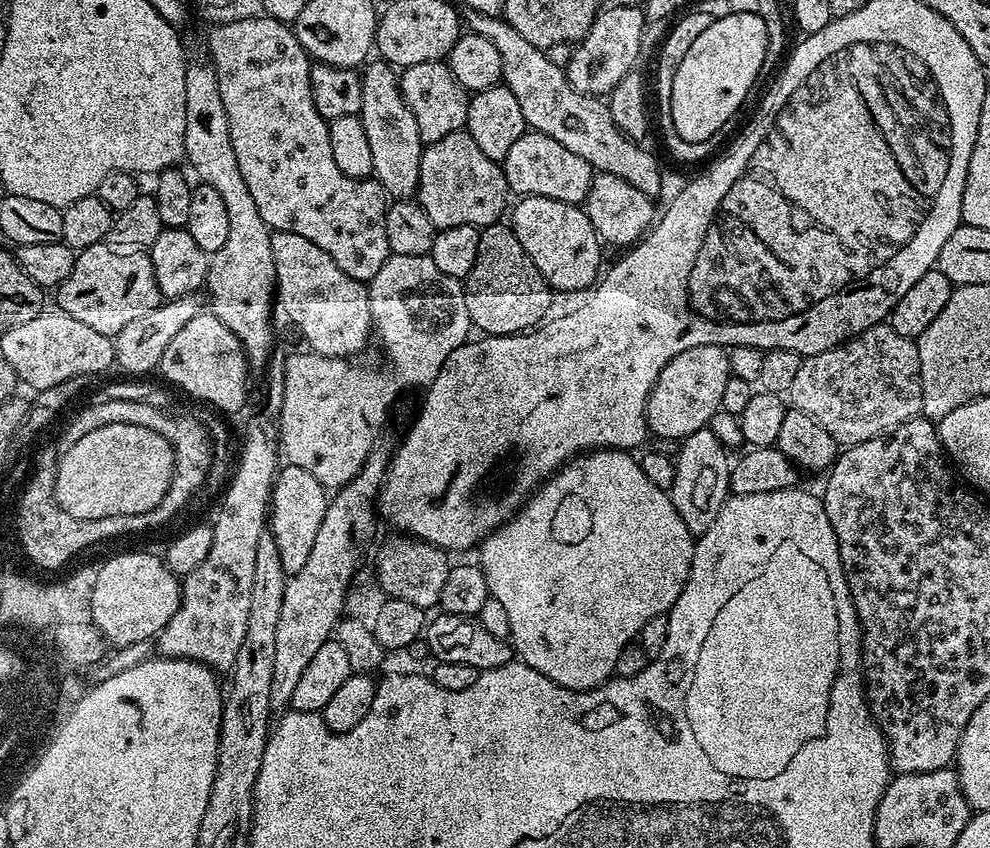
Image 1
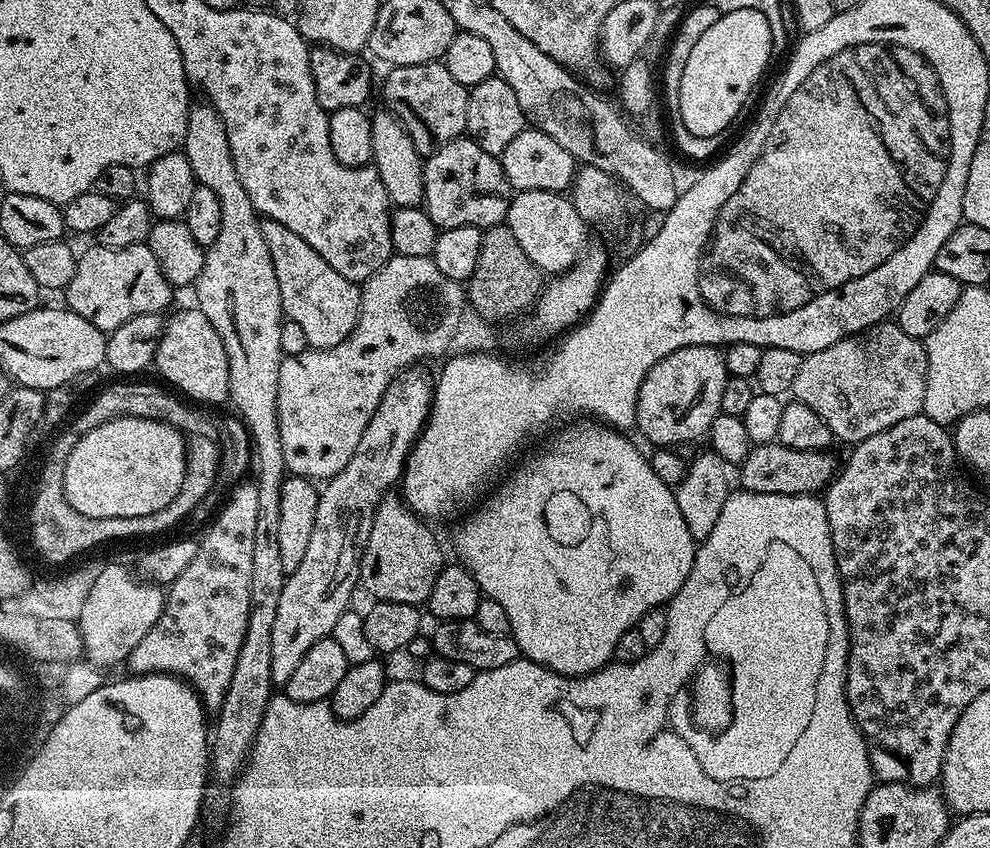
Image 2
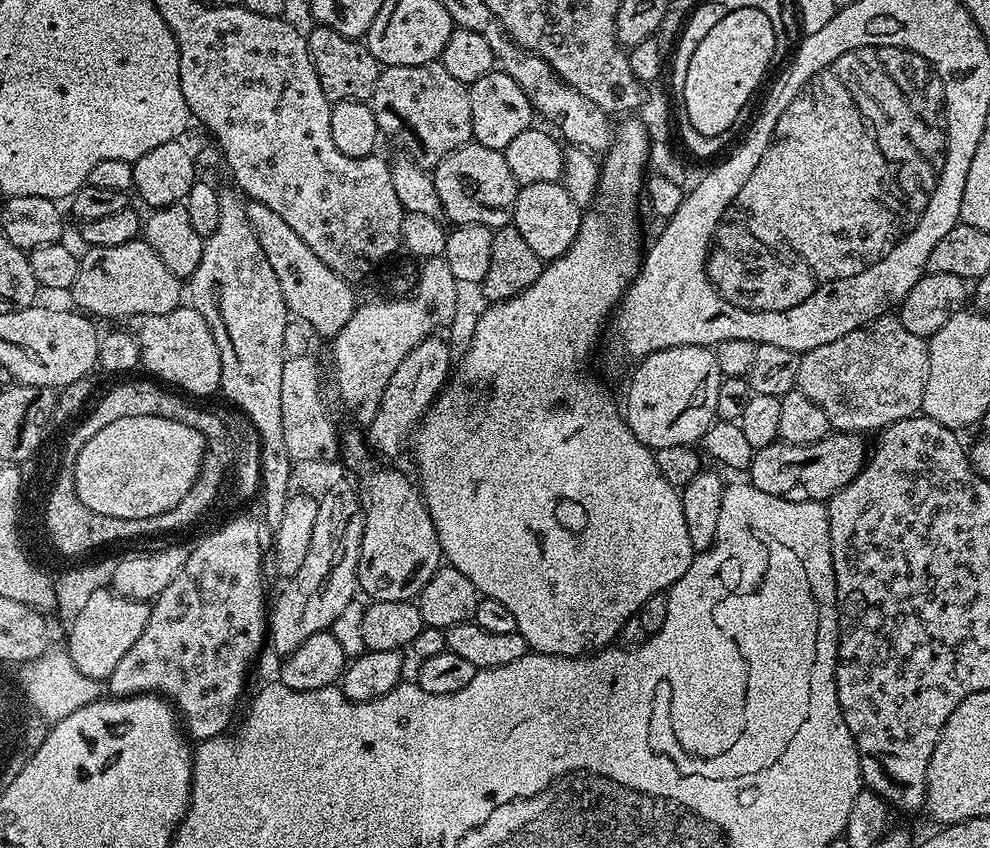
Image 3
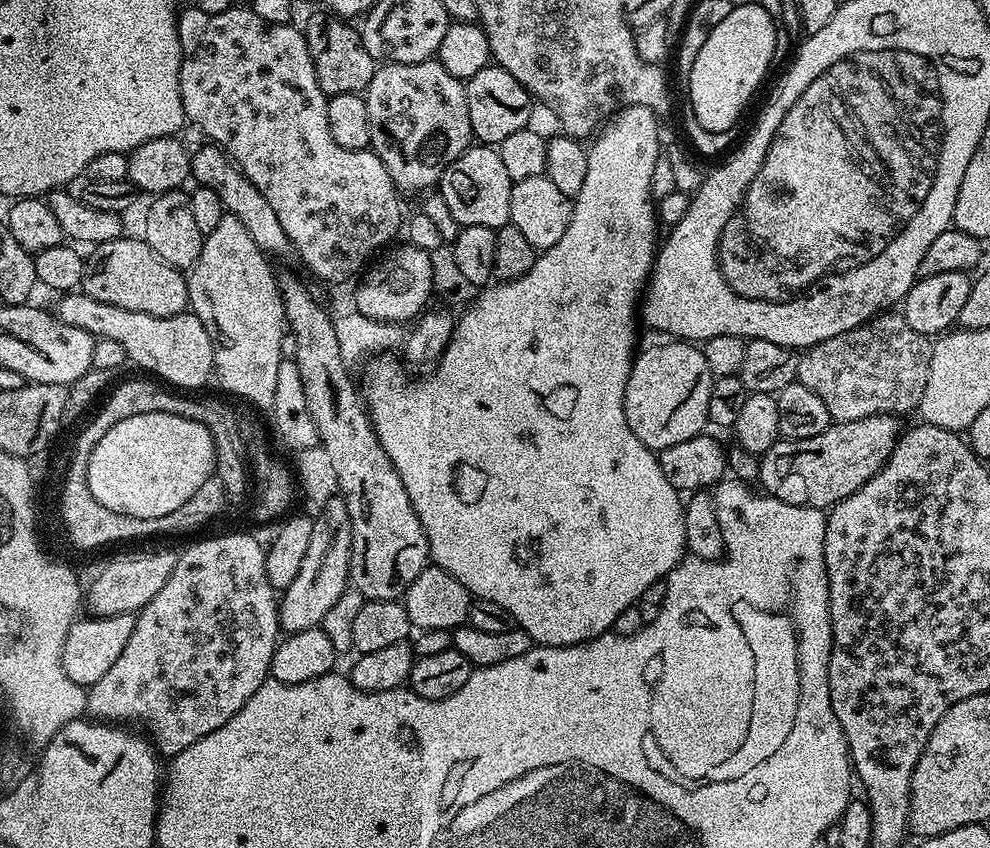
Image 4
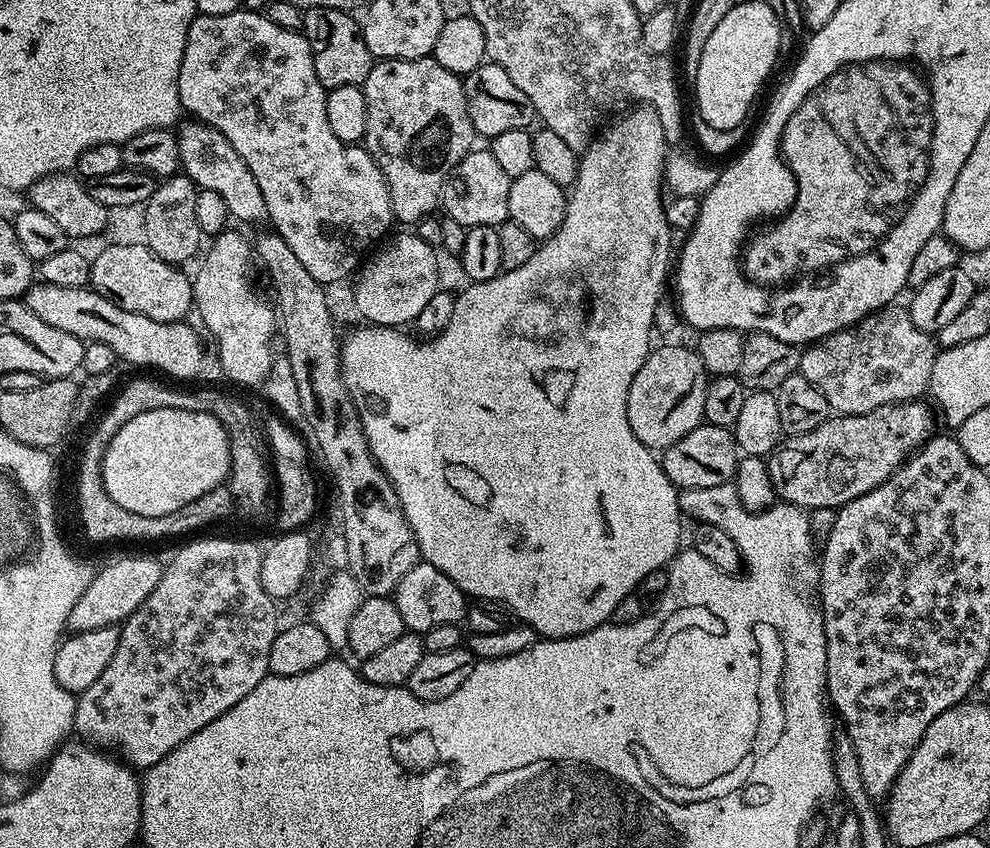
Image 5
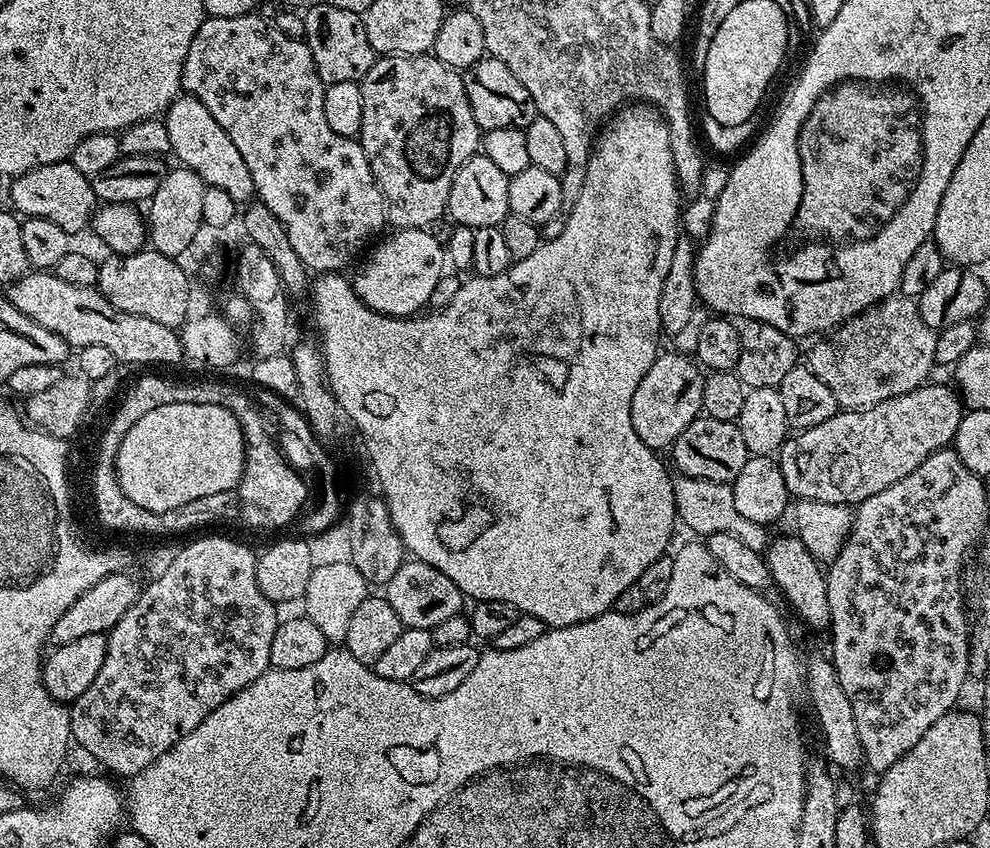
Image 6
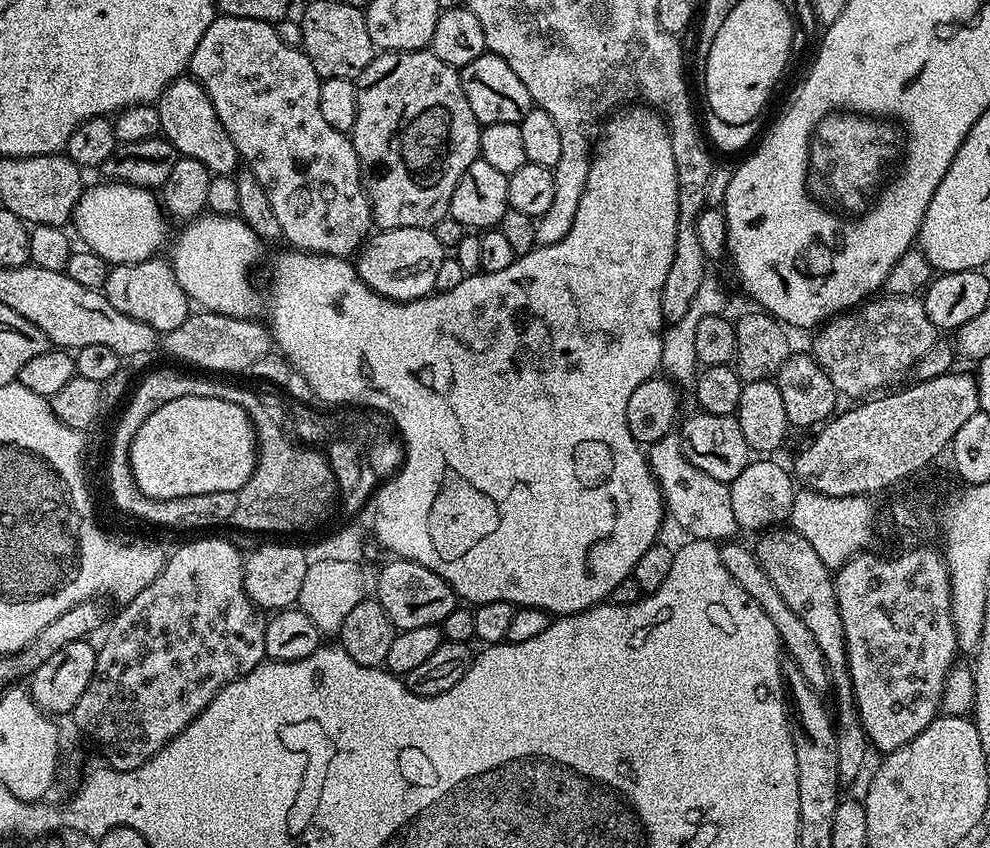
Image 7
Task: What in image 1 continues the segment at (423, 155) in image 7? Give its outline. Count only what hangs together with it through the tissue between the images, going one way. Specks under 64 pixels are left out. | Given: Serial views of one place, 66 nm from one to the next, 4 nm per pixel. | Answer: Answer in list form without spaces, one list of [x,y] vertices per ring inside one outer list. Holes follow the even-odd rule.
[[[444,60],[434,62],[418,62],[418,66],[410,66],[399,73],[400,93],[410,106],[410,114],[414,114],[414,122],[418,122],[418,134],[425,145],[446,138],[446,134],[461,131],[468,122],[468,101],[470,94],[454,78]]]

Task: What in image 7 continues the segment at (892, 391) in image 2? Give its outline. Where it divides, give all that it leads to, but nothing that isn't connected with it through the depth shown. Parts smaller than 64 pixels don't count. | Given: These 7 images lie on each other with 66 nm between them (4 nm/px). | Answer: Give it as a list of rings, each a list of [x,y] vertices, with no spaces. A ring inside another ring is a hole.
[[[880,294],[869,298],[863,304],[832,317],[816,334],[810,347],[811,355],[830,378],[836,393],[841,397],[860,396],[856,398],[879,393],[892,386],[887,384],[894,383],[903,372],[911,373],[918,358],[922,358],[938,338],[938,330],[934,322],[930,322],[919,295]]]

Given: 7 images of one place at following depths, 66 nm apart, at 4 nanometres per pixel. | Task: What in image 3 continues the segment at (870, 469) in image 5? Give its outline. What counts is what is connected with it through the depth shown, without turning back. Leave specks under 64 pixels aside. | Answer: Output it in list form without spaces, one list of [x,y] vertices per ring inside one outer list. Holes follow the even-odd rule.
[[[833,431],[813,444],[777,442],[765,448],[757,448],[753,451],[752,464],[746,471],[746,476],[753,486],[762,490],[762,494],[774,494],[787,500],[793,500],[793,502],[806,502],[807,500],[827,502],[838,490],[842,490],[847,484],[854,482],[854,478],[863,470],[866,459],[864,440],[865,437],[860,434]]]

